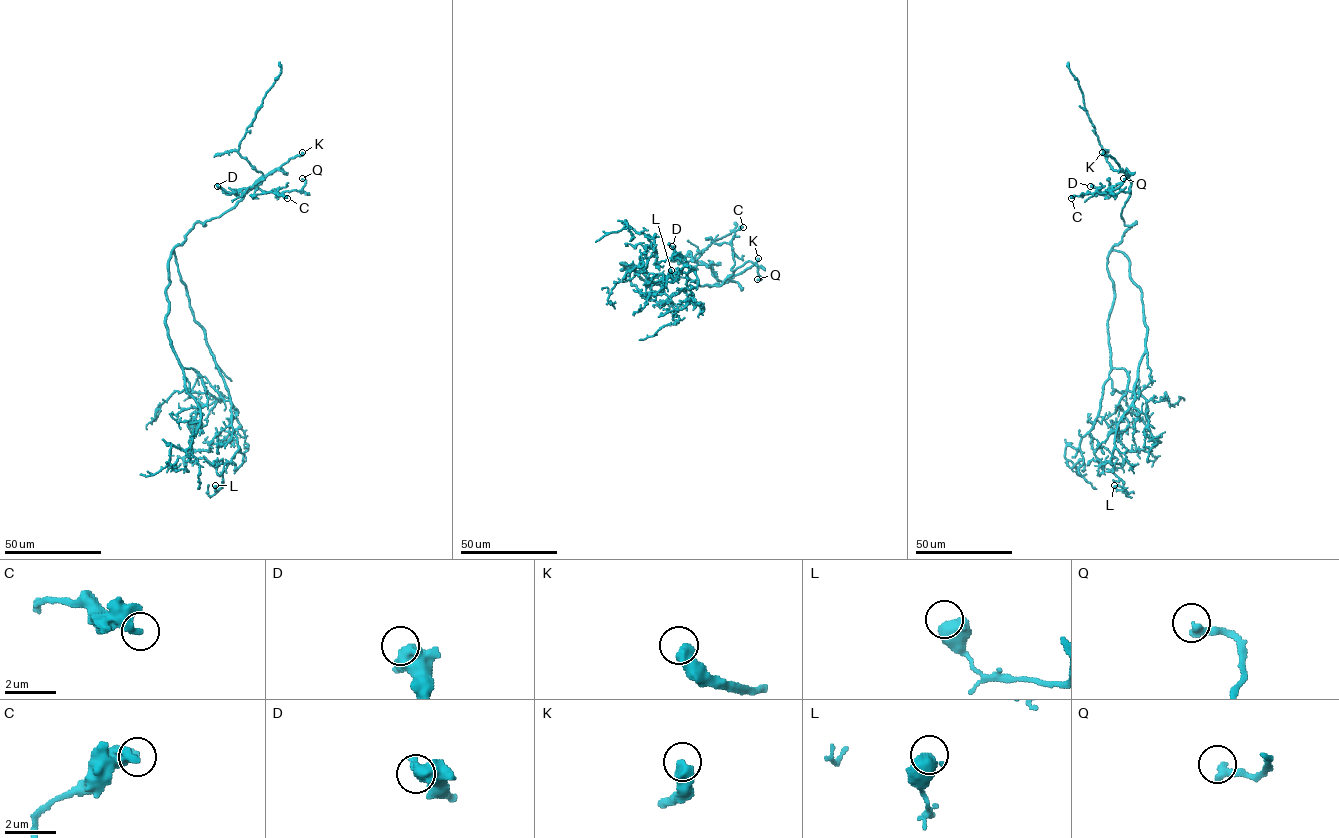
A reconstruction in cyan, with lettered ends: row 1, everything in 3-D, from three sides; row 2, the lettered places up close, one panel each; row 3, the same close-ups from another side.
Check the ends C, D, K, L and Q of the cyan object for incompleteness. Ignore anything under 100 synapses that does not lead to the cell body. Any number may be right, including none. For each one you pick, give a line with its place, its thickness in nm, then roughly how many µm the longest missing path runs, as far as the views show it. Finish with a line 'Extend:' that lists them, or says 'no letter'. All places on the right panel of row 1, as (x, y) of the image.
K: place (1102, 152); calibre 500 nm; missing 50 µm
Extend: K

